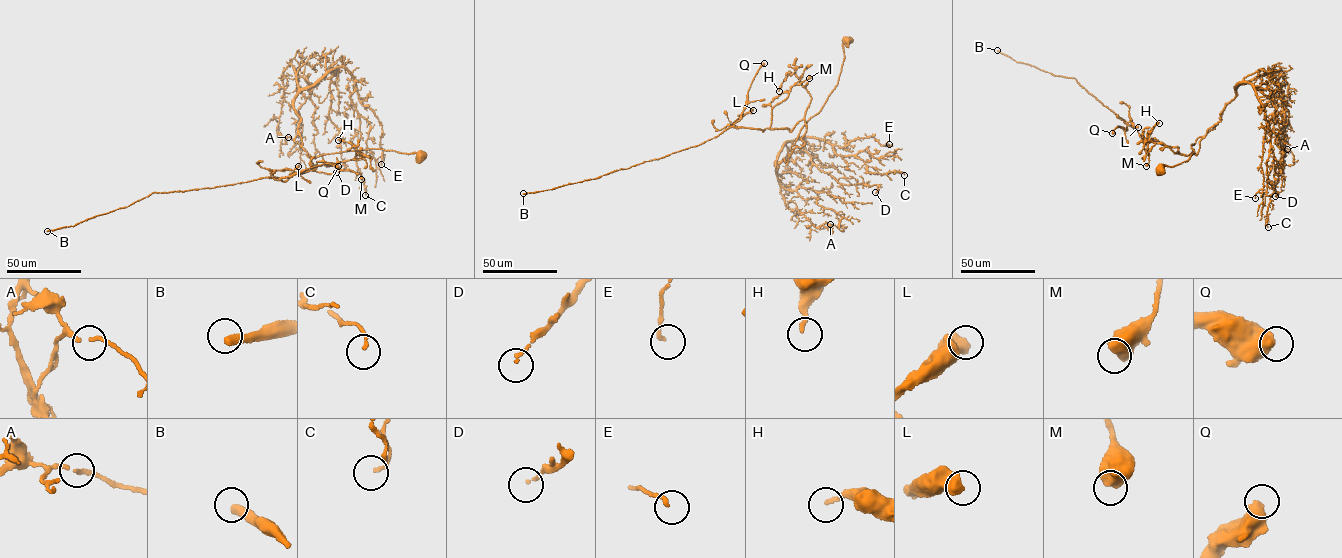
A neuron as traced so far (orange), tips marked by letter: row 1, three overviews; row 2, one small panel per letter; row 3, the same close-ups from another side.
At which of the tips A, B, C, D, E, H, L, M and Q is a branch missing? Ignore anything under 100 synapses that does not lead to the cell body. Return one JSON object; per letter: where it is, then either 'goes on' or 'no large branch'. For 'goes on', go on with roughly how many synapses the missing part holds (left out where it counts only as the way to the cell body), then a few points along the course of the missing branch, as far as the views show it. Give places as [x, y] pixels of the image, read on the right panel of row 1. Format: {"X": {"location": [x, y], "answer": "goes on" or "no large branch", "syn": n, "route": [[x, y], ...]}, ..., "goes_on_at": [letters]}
{"A": {"location": [1287, 149], "answer": "no large branch"}, "B": {"location": [997, 50], "answer": "goes on", "syn": 200}, "C": {"location": [1268, 227], "answer": "no large branch"}, "D": {"location": [1275, 196], "answer": "no large branch"}, "E": {"location": [1255, 198], "answer": "no large branch"}, "H": {"location": [1159, 123], "answer": "no large branch"}, "L": {"location": [1138, 127], "answer": "no large branch"}, "M": {"location": [1146, 166], "answer": "no large branch"}, "Q": {"location": [1112, 133], "answer": "no large branch"}, "goes_on_at": ["B"]}

